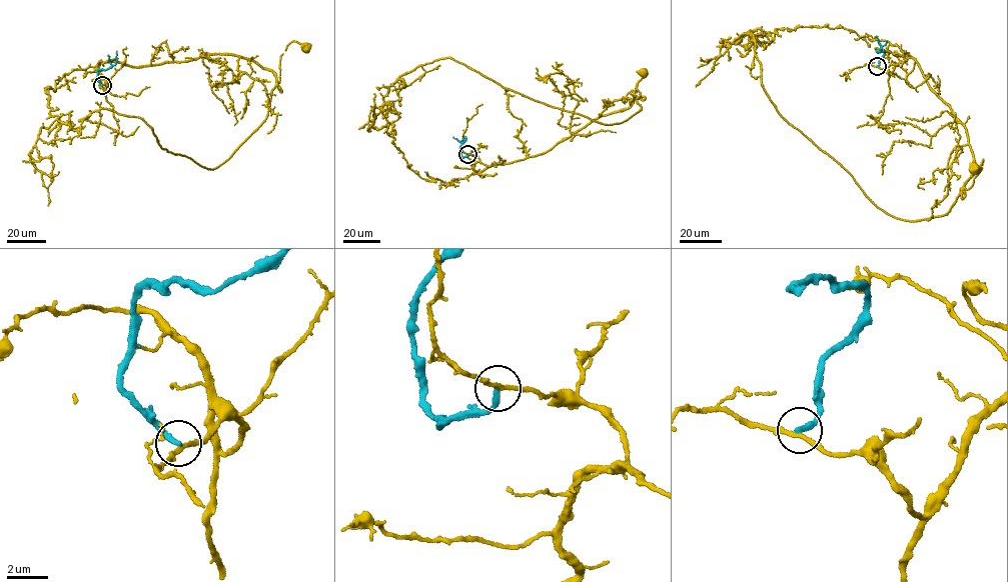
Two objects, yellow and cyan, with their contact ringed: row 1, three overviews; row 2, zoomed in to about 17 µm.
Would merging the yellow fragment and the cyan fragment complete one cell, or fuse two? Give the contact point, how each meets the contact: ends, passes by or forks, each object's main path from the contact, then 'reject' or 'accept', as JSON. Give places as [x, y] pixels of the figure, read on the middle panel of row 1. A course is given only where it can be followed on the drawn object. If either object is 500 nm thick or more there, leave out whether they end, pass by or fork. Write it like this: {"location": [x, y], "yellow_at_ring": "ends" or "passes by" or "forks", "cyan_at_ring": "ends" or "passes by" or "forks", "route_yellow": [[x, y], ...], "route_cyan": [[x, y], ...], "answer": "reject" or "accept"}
{"location": [467, 154], "yellow_at_ring": "passes by", "cyan_at_ring": "ends", "route_yellow": [[467, 154], [478, 158], [473, 167], [477, 172], [546, 152], [594, 120], [642, 99], [635, 90], [643, 74]], "route_cyan": [[467, 154], [461, 156], [460, 147], [466, 138], [463, 137]], "answer": "reject"}

